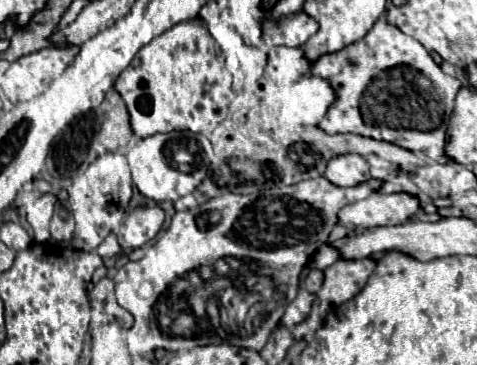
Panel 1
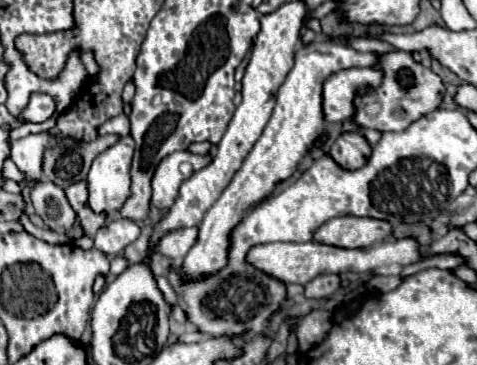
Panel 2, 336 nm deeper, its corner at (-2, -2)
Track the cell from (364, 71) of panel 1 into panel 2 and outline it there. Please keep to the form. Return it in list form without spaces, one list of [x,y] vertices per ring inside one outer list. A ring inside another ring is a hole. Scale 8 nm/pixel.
[[[389,52],[389,54],[383,54],[379,66],[375,66],[379,70],[385,72],[385,78],[383,78],[383,84],[379,88],[375,88],[375,98],[379,100],[381,104],[381,110],[377,116],[371,116],[367,114],[365,108],[361,108],[357,114],[355,114],[355,122],[363,128],[375,128],[379,132],[401,132],[405,130],[411,122],[419,120],[421,116],[433,112],[439,108],[443,96],[445,96],[445,86],[443,86],[443,80],[429,68],[421,66],[419,62],[413,60],[413,56],[409,52]]]

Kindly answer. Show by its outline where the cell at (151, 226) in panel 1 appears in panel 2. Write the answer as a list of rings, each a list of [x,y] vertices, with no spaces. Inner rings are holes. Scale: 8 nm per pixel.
[[[185,228],[179,232],[169,232],[157,246],[157,252],[173,258],[173,260],[181,260],[191,246],[197,242],[197,228]]]

